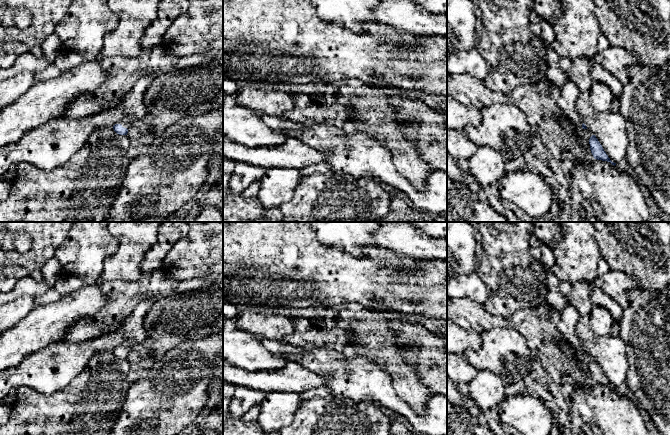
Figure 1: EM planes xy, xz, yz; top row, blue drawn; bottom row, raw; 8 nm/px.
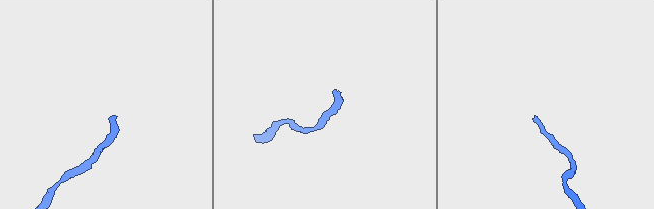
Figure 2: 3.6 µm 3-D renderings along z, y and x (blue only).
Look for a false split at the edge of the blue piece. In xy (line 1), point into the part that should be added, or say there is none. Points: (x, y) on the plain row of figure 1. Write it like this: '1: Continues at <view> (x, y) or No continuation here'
1: Continues at xy (126, 345)

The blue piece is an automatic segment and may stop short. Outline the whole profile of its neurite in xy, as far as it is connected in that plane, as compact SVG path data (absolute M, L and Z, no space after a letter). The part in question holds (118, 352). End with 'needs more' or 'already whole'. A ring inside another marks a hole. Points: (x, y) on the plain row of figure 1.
M124 340L118 347L113 350L113 353L119 359L127 359L131 348L132 343L128 340Z; needs more

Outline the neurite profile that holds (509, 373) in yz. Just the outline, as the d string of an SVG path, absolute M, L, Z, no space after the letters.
M505 327L479 331L479 336L478 347L467 350L463 358L477 370L488 370L498 375L505 386L522 383L532 368L534 357L526 338Z

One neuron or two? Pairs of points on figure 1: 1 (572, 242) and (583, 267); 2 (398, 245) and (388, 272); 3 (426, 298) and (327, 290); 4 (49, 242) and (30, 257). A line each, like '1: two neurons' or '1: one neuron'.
1: one neuron
2: two neurons
3: one neuron
4: one neuron

